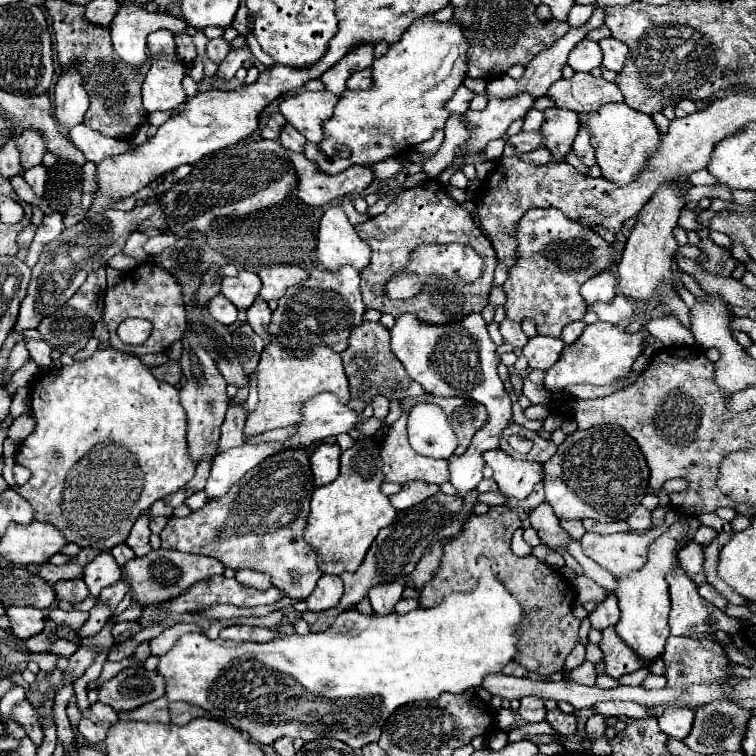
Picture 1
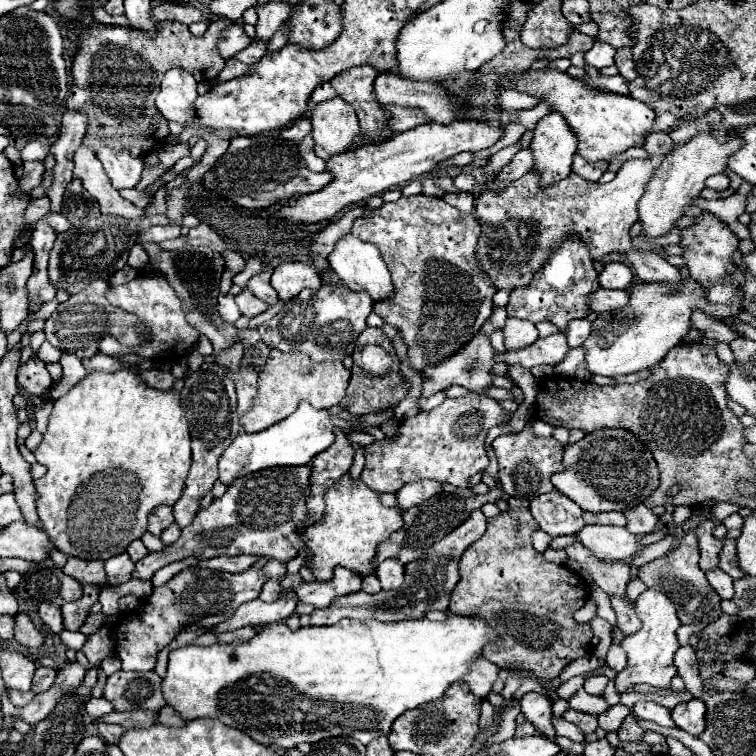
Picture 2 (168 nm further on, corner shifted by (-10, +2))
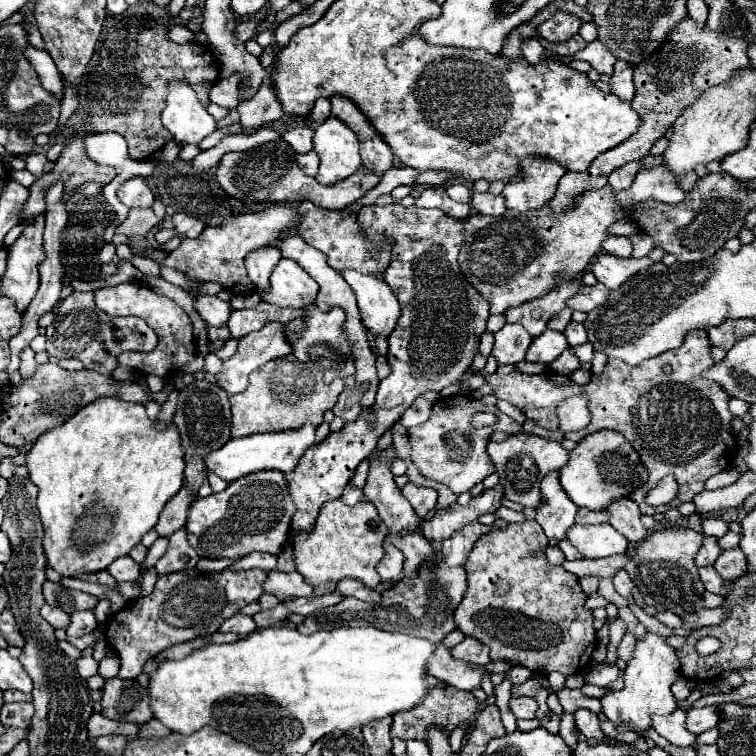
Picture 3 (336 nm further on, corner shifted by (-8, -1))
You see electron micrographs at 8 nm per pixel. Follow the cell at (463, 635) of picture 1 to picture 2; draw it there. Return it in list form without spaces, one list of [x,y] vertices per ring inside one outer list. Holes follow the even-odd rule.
[[[448,616],[448,620],[444,622],[432,622],[428,618],[422,620],[404,620],[404,622],[378,622],[378,620],[352,620],[352,618],[344,618],[340,620],[336,626],[308,626],[308,628],[298,628],[298,630],[290,630],[286,626],[286,622],[274,622],[270,626],[264,626],[252,640],[246,642],[232,642],[232,644],[212,644],[212,646],[186,646],[186,648],[178,648],[170,652],[170,660],[168,660],[168,672],[166,678],[162,680],[162,688],[164,688],[164,698],[166,704],[172,706],[184,720],[196,720],[196,718],[214,718],[220,720],[226,726],[238,728],[240,732],[248,734],[252,740],[264,744],[264,746],[278,746],[278,748],[296,748],[296,744],[300,742],[318,742],[330,736],[352,736],[356,740],[360,740],[362,744],[368,744],[370,740],[374,740],[380,734],[388,734],[392,722],[404,714],[406,710],[414,710],[424,702],[432,702],[444,696],[444,692],[448,690],[448,686],[452,682],[460,682],[470,668],[470,662],[482,656],[482,650],[488,642],[498,640],[496,632],[482,620],[482,618],[474,618],[474,616]]]

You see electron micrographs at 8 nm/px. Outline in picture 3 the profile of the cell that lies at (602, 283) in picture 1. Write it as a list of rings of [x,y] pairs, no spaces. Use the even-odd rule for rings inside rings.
[[[598,255],[596,261],[594,261],[594,265],[592,265],[592,273],[606,287],[618,289],[638,269],[647,269],[650,265],[654,265],[654,261],[650,257],[642,257],[642,259],[620,259],[620,257],[614,257],[614,255]]]

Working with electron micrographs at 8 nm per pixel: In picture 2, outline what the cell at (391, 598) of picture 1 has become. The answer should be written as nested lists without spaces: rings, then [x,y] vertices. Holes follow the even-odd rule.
[[[398,558],[384,560],[384,562],[378,564],[376,576],[378,576],[380,584],[382,584],[382,590],[396,590],[404,582],[404,566],[400,564]]]

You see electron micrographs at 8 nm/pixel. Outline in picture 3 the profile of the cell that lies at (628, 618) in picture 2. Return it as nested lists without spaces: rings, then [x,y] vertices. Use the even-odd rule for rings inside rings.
[[[626,631],[624,639],[618,645],[618,657],[624,659],[624,661],[628,661],[630,655],[632,655],[632,651],[634,651],[634,645],[636,645],[636,637],[630,631]]]

